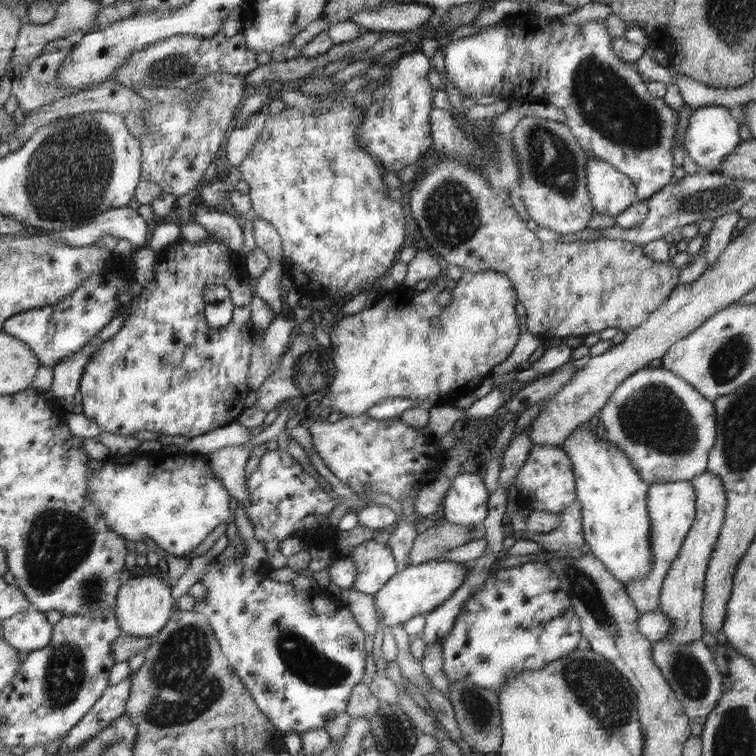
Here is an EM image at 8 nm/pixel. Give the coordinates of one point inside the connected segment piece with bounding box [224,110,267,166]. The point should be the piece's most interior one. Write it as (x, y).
(239, 143)

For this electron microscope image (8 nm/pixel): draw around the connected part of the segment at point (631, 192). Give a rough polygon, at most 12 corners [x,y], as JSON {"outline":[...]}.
{"outline":[[598,158],[586,163],[596,214],[616,218],[637,203],[637,185]]}

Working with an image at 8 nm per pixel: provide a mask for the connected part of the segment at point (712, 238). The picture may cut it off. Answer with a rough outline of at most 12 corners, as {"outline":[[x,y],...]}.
{"outline":[[739,212],[714,218],[705,235],[708,268],[735,237]]}

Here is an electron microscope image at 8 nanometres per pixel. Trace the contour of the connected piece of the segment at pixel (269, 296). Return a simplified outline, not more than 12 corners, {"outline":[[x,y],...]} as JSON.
{"outline":[[271,260],[256,278],[256,295],[272,308],[274,317],[282,310],[280,280],[284,262]]}

